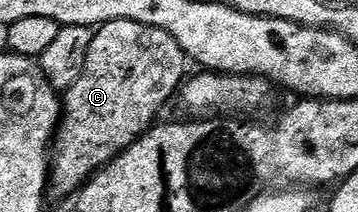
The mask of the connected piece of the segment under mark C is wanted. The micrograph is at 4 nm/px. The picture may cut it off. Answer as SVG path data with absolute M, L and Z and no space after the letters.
M112 21L111 23L103 23L101 27L94 32L94 40L88 49L88 61L84 65L84 73L75 83L70 86L69 91L64 95L64 114L60 120L60 126L56 132L56 150L52 155L52 187L59 191L62 195L73 196L97 172L106 166L114 156L126 150L135 139L139 139L141 135L145 135L151 127L155 126L158 110L169 101L175 98L176 92L183 86L184 76L187 74L186 66L188 60L186 54L182 51L182 46L172 38L166 31L162 31L159 27L149 27L143 23L136 21Z

